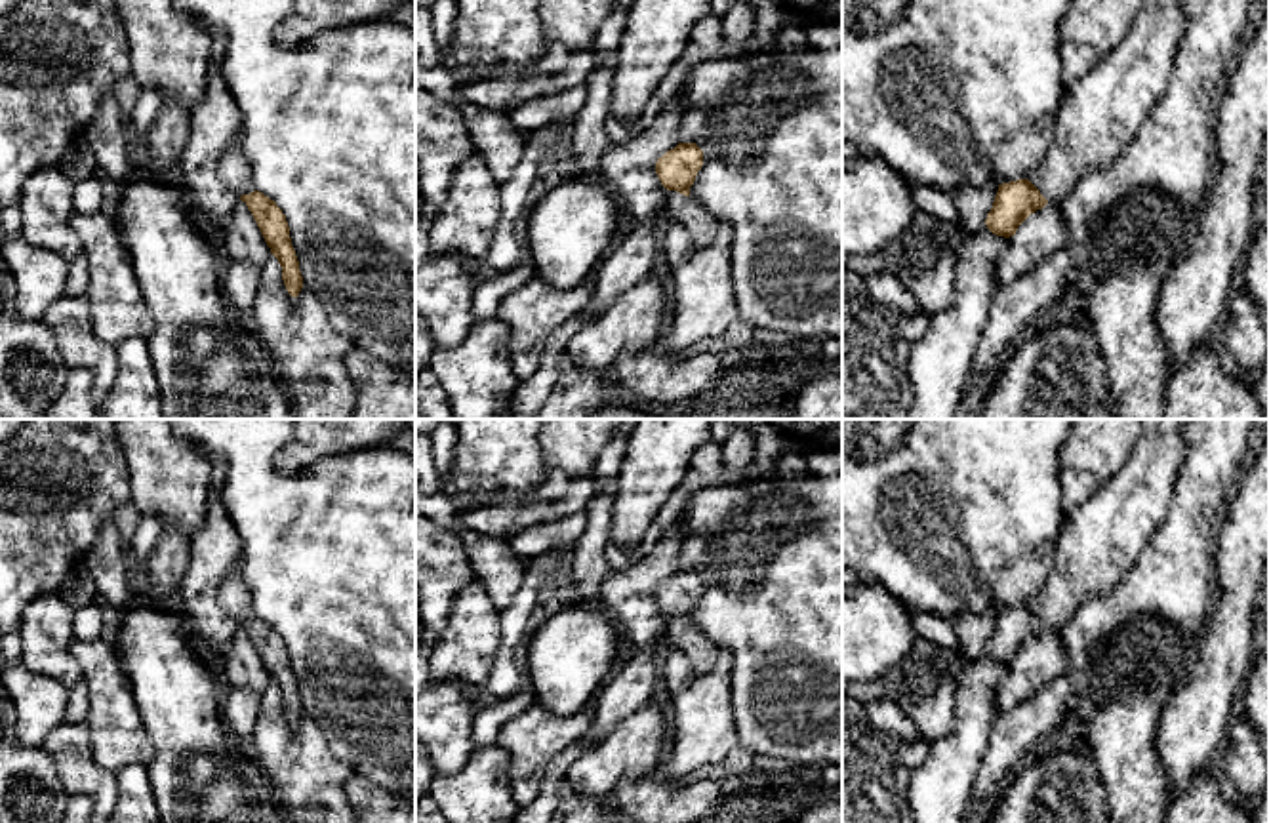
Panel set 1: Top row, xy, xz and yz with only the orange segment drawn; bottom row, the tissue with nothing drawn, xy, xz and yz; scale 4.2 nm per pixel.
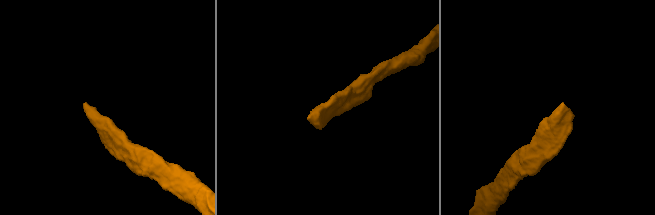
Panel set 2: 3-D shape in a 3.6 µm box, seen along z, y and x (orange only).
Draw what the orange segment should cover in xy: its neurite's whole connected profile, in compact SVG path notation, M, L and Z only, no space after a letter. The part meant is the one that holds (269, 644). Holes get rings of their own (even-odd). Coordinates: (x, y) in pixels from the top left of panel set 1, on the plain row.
M240 570L231 572L219 587L219 604L240 621L240 627L252 638L271 680L282 693L282 707L292 724L303 714L299 688L290 665L286 642L274 627L253 613L252 592L244 583Z

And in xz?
M678 570L655 589L655 600L665 613L667 648L680 650L697 674L707 672L720 653L720 648L690 623L701 592L703 577L695 570Z

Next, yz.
M1141 419L1120 471L1065 514L1054 566L1035 600L998 612L985 652L1010 665L1048 629L1063 631L1086 600L1109 592L1168 512L1185 457L1185 419Z

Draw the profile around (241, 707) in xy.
M223 688L221 718L231 733L244 745L250 743L259 716L259 695L246 688Z

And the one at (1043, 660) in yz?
M1048 629L1031 640L1012 663L1010 674L1000 682L995 705L998 714L1012 711L1023 699L1035 695L1058 676L1065 674L1069 663L1063 631Z

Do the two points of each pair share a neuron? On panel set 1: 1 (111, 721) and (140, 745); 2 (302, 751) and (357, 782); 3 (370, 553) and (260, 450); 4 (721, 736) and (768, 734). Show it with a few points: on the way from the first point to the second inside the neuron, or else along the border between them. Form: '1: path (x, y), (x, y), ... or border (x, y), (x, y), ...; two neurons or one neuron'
1: path (119, 728), (132, 742); one neuron
2: border (353, 770), (345, 783), (349, 802); two neurons
3: path (338, 530), (305, 498), (290, 498), (275, 482); one neuron
4: border (730, 692), (730, 709), (740, 742); two neurons

